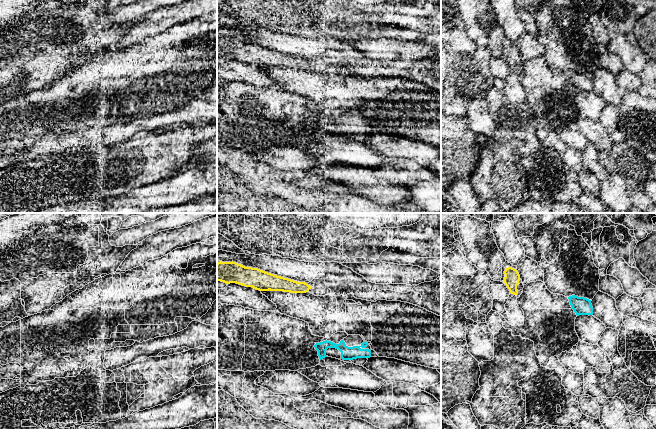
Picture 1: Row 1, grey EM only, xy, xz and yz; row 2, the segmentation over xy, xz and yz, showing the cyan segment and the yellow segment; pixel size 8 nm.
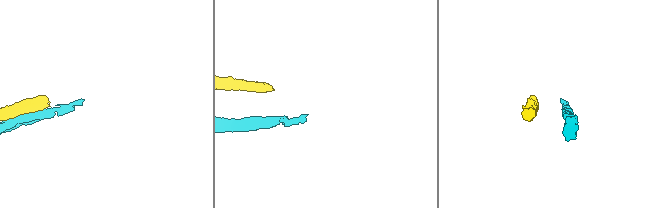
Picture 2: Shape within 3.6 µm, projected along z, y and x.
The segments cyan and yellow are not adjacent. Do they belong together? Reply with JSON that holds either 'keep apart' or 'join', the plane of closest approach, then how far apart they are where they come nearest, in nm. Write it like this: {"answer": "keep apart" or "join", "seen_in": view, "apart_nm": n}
{"answer": "keep apart", "seen_in": "yz", "apart_nm": 400}

